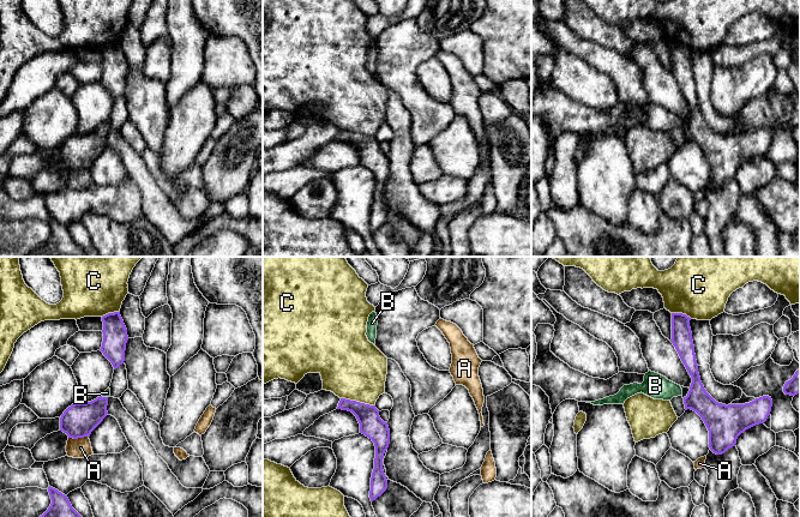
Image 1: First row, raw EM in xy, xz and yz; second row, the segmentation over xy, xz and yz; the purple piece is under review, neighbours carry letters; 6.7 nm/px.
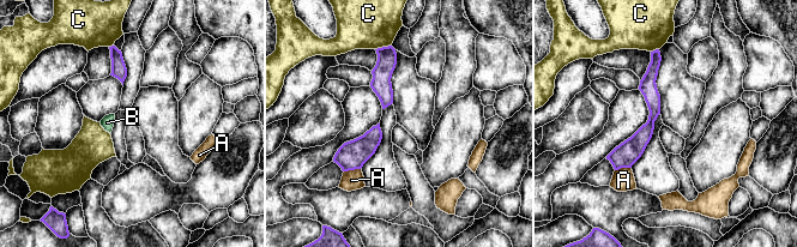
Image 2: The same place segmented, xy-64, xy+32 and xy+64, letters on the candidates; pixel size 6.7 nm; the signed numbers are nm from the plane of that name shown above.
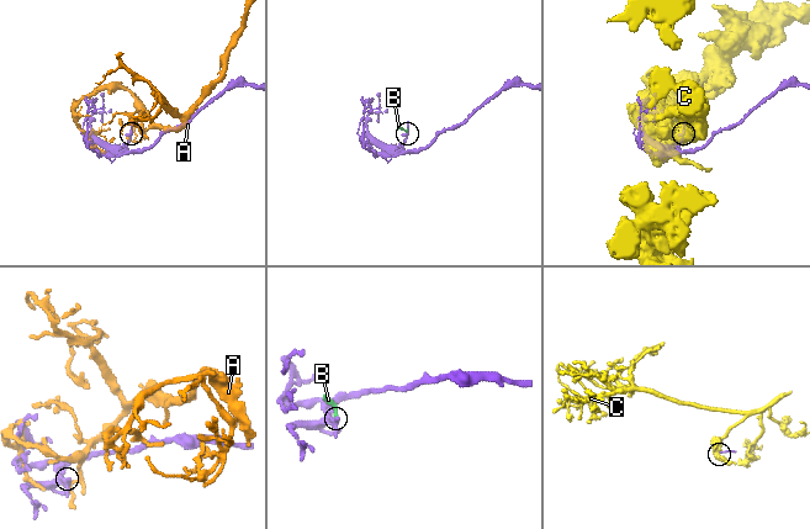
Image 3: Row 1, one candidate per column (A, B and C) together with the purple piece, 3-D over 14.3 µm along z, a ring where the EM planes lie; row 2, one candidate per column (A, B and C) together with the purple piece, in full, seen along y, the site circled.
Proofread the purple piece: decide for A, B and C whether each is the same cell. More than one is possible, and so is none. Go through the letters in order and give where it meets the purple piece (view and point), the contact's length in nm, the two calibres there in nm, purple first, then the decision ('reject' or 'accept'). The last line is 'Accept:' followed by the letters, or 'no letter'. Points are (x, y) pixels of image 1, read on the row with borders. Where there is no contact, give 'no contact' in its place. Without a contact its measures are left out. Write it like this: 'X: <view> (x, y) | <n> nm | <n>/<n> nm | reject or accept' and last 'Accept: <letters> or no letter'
A: xy (78, 437) | 140 nm | 220/140 nm | reject
B: xy (104, 397) | 50 nm | 220/50 nm | accept
C: xz (358, 402) | 240 nm | 160/420 nm | reject
Accept: B

